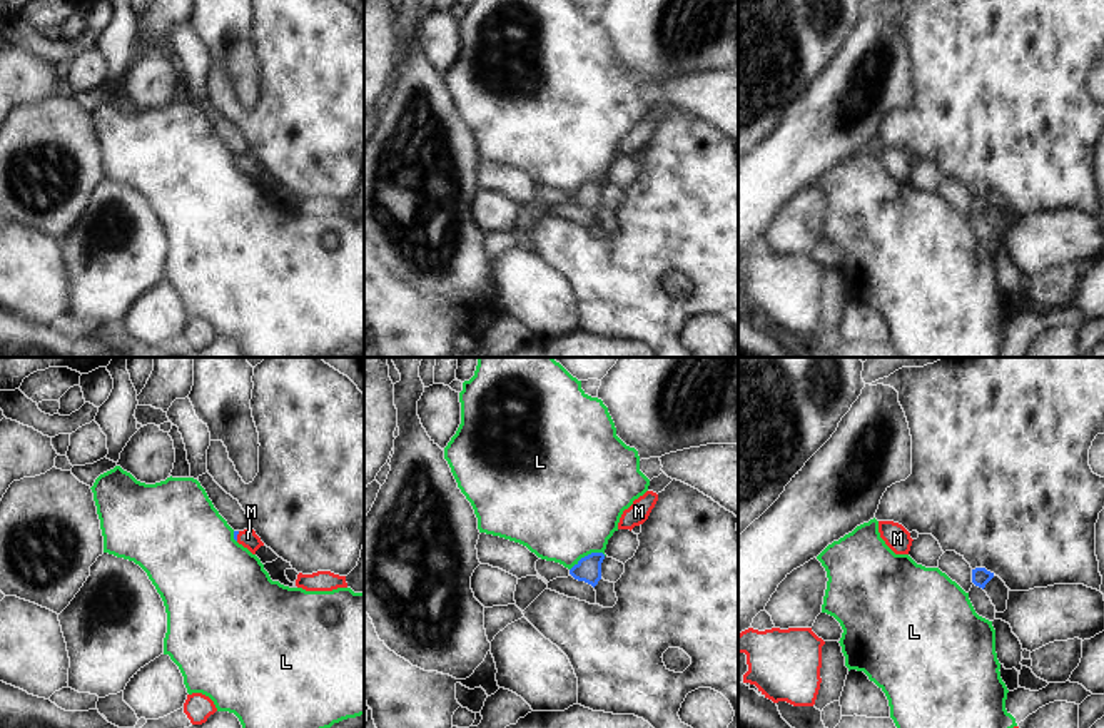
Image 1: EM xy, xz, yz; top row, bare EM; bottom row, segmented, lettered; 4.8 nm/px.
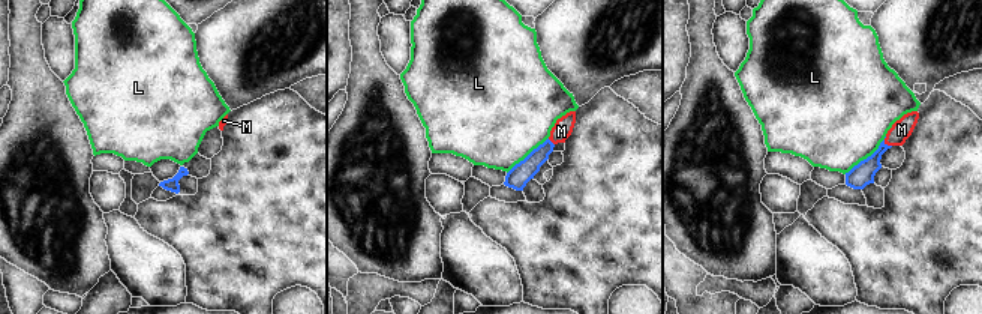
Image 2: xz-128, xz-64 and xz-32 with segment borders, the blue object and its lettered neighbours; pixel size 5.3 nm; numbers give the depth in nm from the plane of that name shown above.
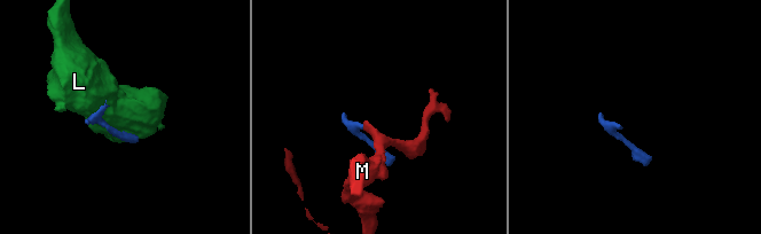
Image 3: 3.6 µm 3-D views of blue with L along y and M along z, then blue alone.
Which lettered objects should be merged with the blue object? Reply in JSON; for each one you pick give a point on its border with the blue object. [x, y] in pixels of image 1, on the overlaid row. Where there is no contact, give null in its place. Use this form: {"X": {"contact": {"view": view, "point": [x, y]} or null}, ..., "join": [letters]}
{"M": {"contact": {"view": "xy", "point": [236, 536]}}, "join": ["M"]}

